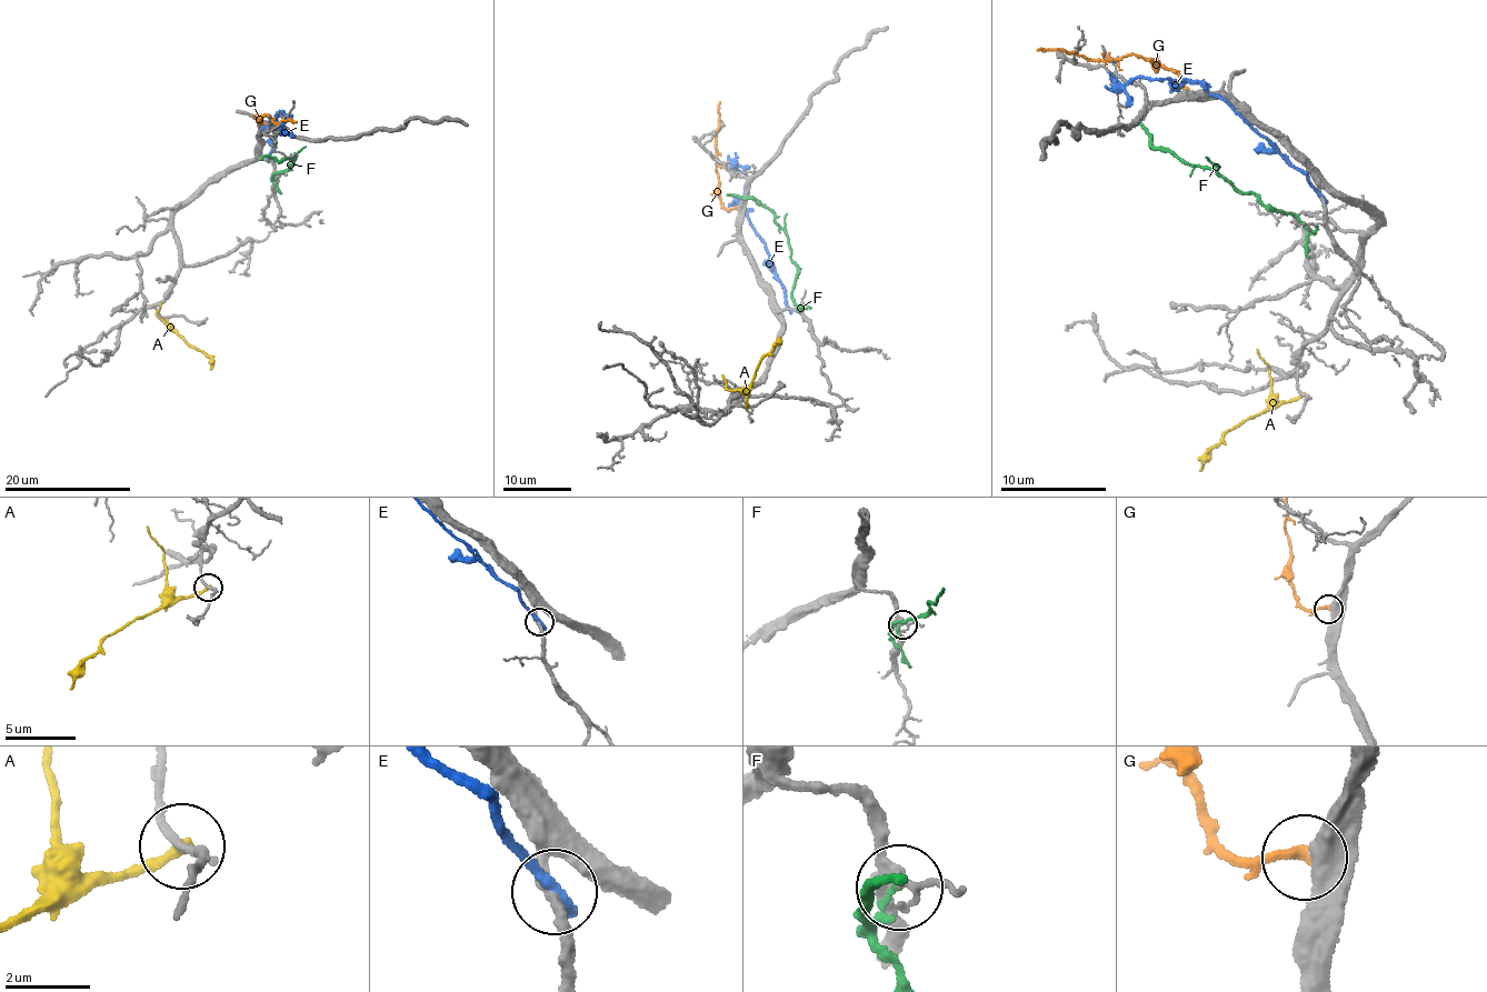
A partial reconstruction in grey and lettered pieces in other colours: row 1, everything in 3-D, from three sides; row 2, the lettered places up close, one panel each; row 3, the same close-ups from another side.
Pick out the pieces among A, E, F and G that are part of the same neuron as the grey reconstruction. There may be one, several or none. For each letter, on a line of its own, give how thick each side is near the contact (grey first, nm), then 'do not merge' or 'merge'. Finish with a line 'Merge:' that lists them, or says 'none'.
A: 170 nm thick on the grey side, 320 nm on the other; do not merge
E: 240 nm thick on the grey side, 300 nm on the other; do not merge
F: 100 nm thick on the grey side, 170 nm on the other; do not merge
G: 480 nm thick on the grey side, 240 nm on the other; do not merge
Merge: none

